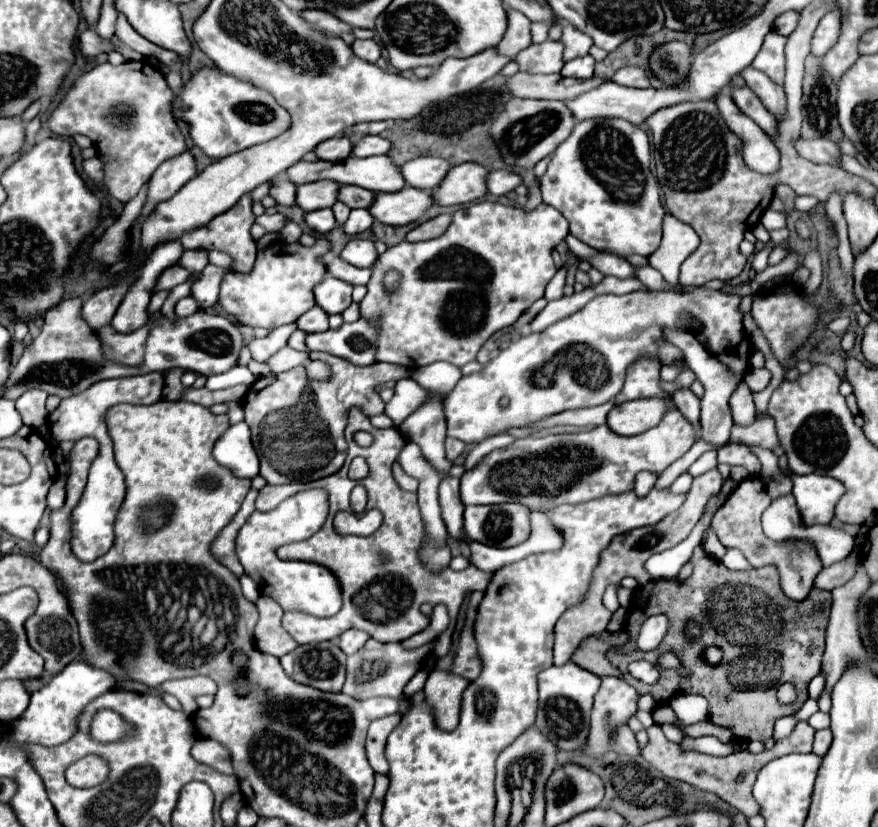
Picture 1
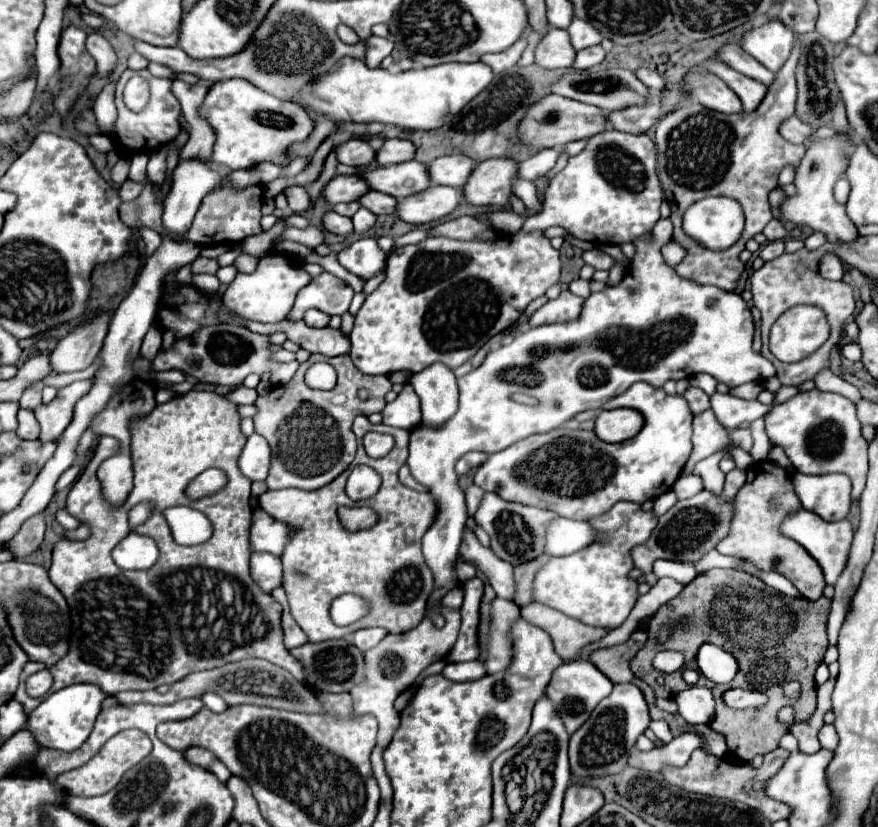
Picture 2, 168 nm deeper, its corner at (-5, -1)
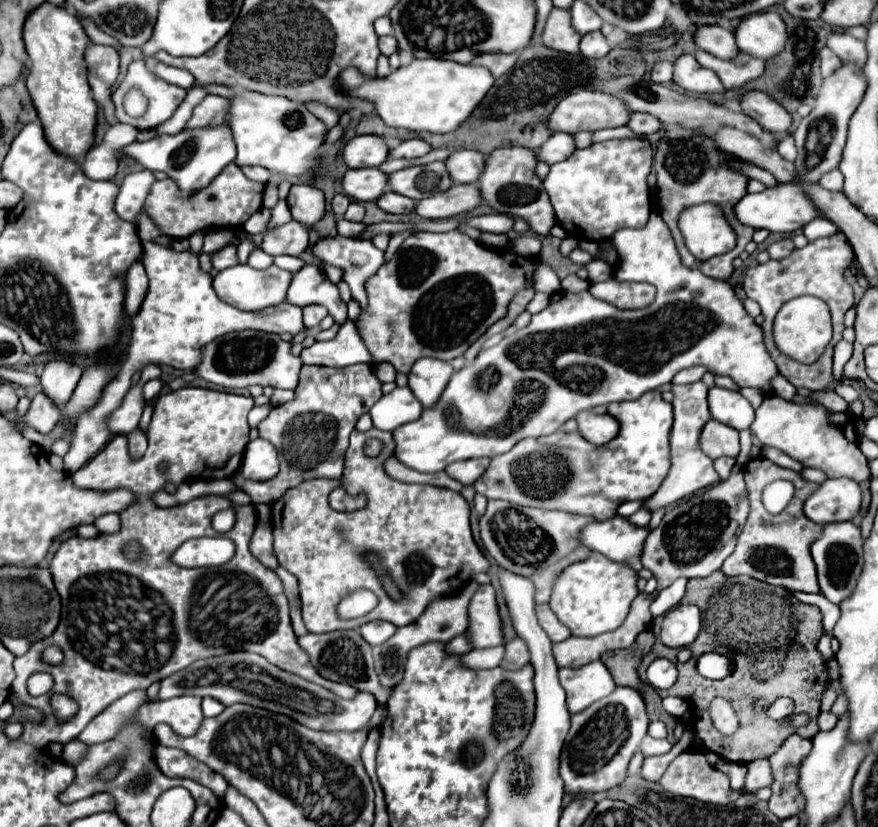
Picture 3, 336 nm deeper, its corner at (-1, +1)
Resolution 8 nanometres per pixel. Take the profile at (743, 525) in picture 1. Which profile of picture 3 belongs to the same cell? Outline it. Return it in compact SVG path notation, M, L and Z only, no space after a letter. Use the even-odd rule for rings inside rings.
M753 459L747 463L745 467L745 483L749 489L749 501L751 501L751 511L749 511L749 519L743 527L743 531L739 533L739 541L735 551L725 559L721 571L729 577L733 575L749 575L755 577L759 581L765 581L769 585L779 585L785 587L789 591L803 591L803 593L819 593L819 585L817 585L817 575L815 575L815 563L811 559L811 543L813 539L817 539L821 535L821 525L813 523L811 519L805 517L803 513L803 503L805 499L817 491L817 483L809 483L805 481L797 471L791 469L783 469L779 465L775 465L769 459ZM777 479L787 479L795 485L795 495L789 501L789 505L785 507L785 511L781 511L779 515L767 515L765 507L761 503L761 493L763 489L777 481Z

